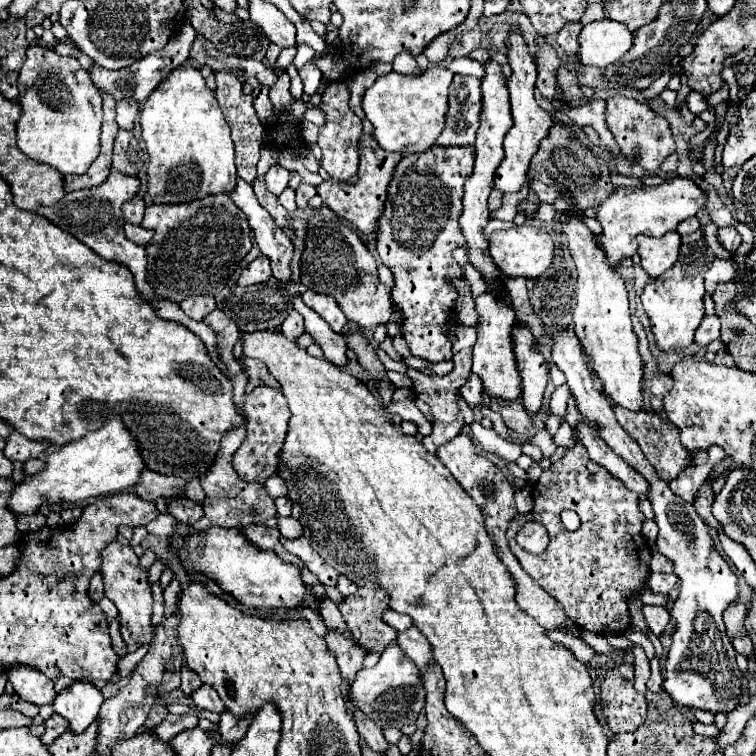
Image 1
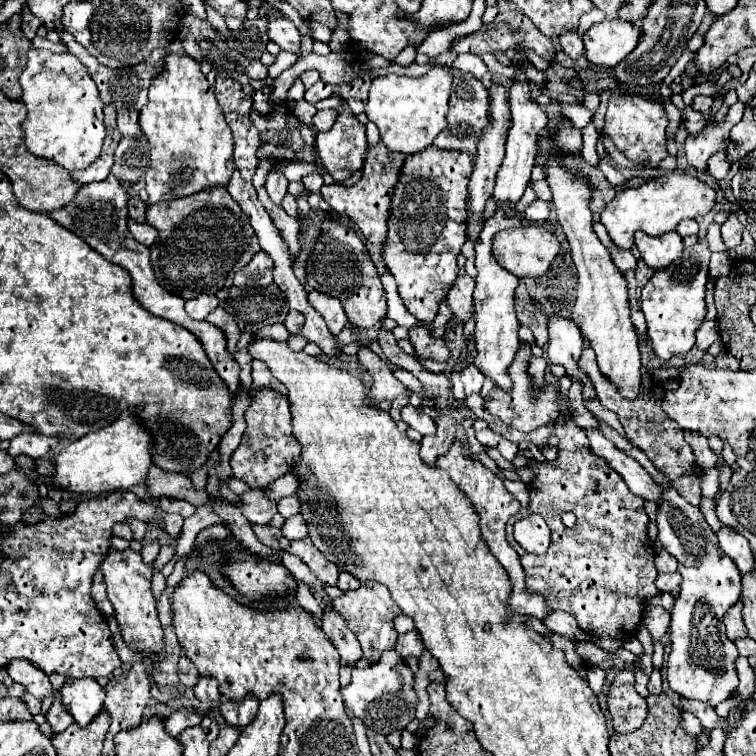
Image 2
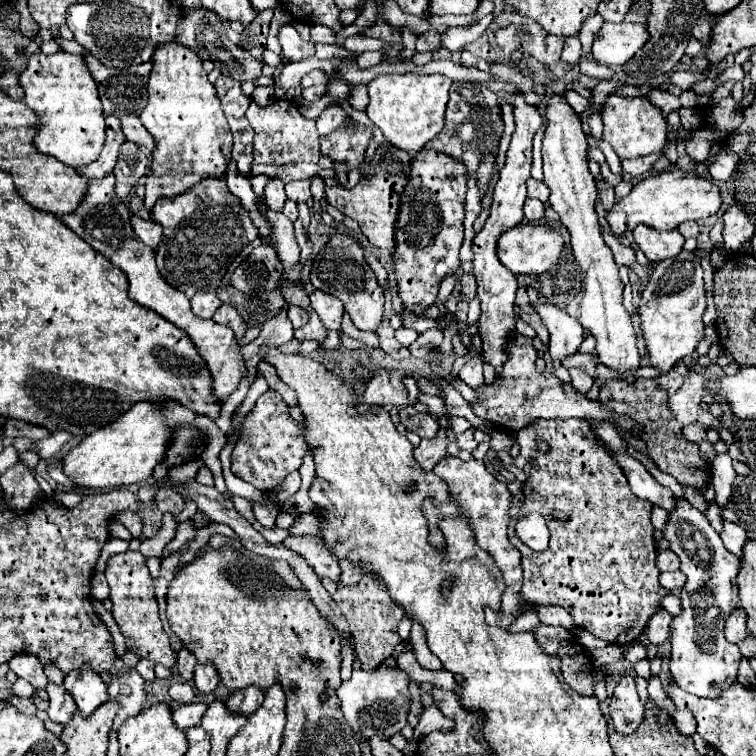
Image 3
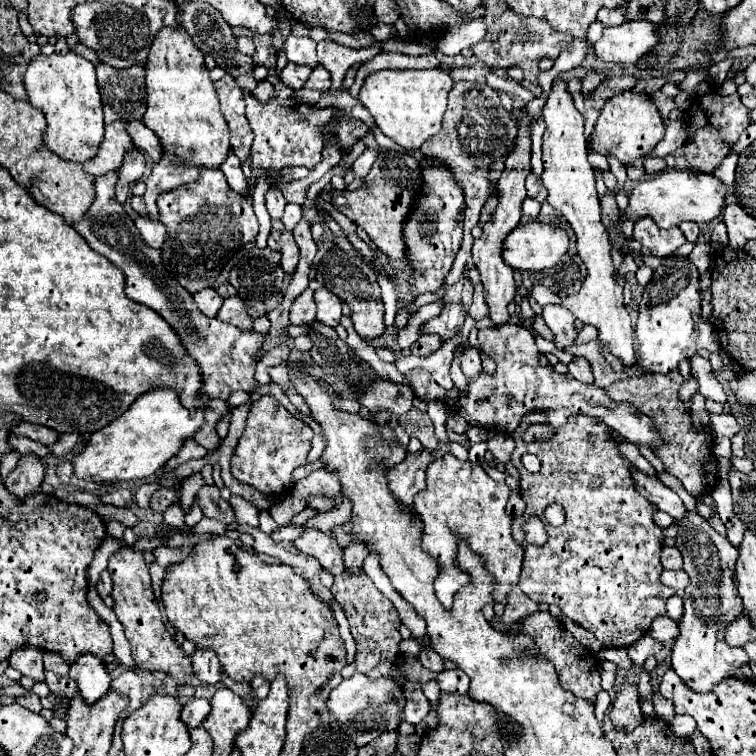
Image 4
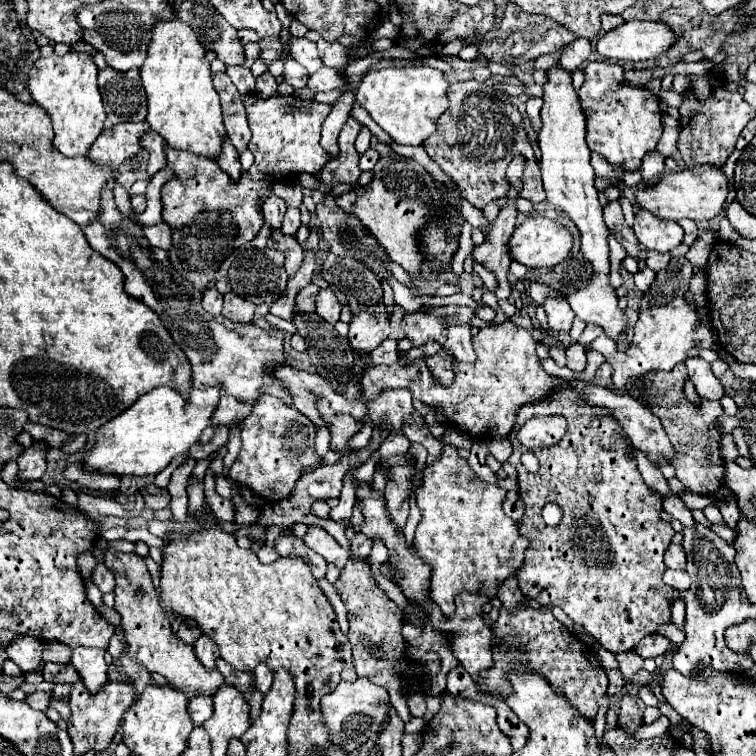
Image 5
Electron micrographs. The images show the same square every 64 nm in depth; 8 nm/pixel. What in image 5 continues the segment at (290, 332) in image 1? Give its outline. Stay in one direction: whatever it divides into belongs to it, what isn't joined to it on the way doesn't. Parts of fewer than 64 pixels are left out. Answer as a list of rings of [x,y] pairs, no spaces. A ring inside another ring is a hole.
[[[308,284],[304,290],[300,290],[298,296],[296,296],[296,310],[300,310],[300,312],[312,312],[314,310],[314,298],[316,298],[318,290],[320,288],[314,286],[314,284]]]

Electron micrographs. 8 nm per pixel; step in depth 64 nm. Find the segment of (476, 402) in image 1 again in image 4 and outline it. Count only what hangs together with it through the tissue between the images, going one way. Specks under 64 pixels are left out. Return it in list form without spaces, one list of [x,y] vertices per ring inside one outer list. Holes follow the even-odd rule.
[[[466,348],[462,358],[460,358],[460,364],[462,364],[462,372],[468,380],[476,378],[482,370],[482,364],[480,364],[480,354],[474,350],[474,348]]]

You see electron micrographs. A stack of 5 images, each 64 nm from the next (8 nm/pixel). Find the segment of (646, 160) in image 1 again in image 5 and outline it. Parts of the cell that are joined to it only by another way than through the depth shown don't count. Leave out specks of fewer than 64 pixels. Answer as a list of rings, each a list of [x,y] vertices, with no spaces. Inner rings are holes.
[[[590,62],[584,70],[584,84],[578,96],[588,118],[588,148],[602,154],[612,166],[636,170],[644,154],[652,152],[662,136],[662,112],[658,98],[650,90],[624,86],[622,80],[624,68],[620,64]]]

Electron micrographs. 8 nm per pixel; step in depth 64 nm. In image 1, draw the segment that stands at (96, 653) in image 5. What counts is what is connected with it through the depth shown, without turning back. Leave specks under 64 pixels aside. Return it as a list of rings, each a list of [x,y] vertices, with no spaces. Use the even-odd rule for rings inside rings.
[[[76,682],[72,688],[64,688],[54,698],[52,706],[56,714],[68,720],[68,730],[80,734],[98,718],[102,702],[104,696],[96,686],[88,682]]]

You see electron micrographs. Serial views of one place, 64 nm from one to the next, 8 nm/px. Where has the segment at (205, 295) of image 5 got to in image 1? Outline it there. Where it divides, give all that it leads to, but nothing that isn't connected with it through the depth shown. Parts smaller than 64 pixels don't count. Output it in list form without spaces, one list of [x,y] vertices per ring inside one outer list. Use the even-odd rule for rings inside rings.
[[[190,296],[188,300],[180,302],[180,308],[192,320],[202,320],[206,314],[210,314],[216,308],[216,302],[212,296]]]

